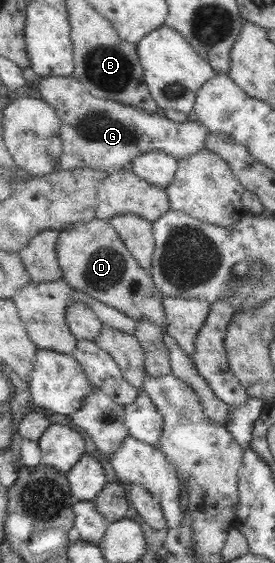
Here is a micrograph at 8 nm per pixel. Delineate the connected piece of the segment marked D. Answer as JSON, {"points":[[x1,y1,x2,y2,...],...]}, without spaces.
{"points":[[95,218,74,223,68,229,62,230,57,253,64,272,63,279,73,289,115,307,133,320,149,319,168,333,165,295,158,290,150,271,142,268,108,220]]}

